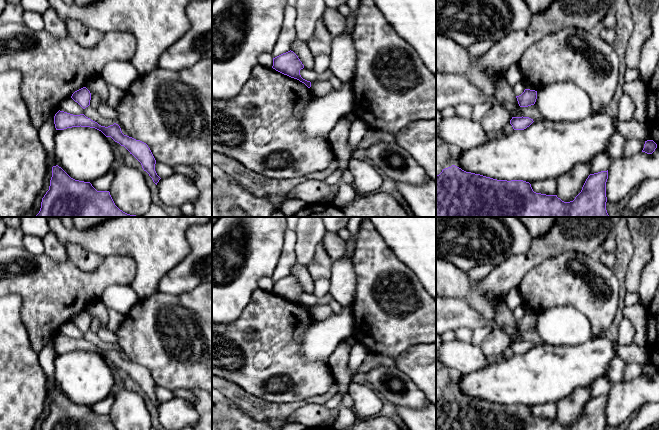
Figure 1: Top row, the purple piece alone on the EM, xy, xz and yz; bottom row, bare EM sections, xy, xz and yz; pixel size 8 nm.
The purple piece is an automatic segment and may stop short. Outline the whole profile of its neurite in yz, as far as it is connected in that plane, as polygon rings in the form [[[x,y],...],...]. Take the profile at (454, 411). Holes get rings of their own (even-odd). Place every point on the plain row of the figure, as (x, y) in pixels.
[[[452,389],[436,400],[436,430],[606,430],[607,403],[608,394],[590,398],[575,423],[564,426],[557,419],[534,416],[523,404],[497,404]]]

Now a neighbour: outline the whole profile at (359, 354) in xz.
[[[355,344],[350,352],[349,357],[349,368],[355,373],[358,371],[359,367],[368,359],[369,352],[365,346],[362,344]]]

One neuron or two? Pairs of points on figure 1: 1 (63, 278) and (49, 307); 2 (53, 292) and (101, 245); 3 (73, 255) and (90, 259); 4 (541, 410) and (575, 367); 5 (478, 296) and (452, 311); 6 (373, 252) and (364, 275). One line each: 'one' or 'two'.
1: one
2: two
3: one
4: two
5: two
6: one

